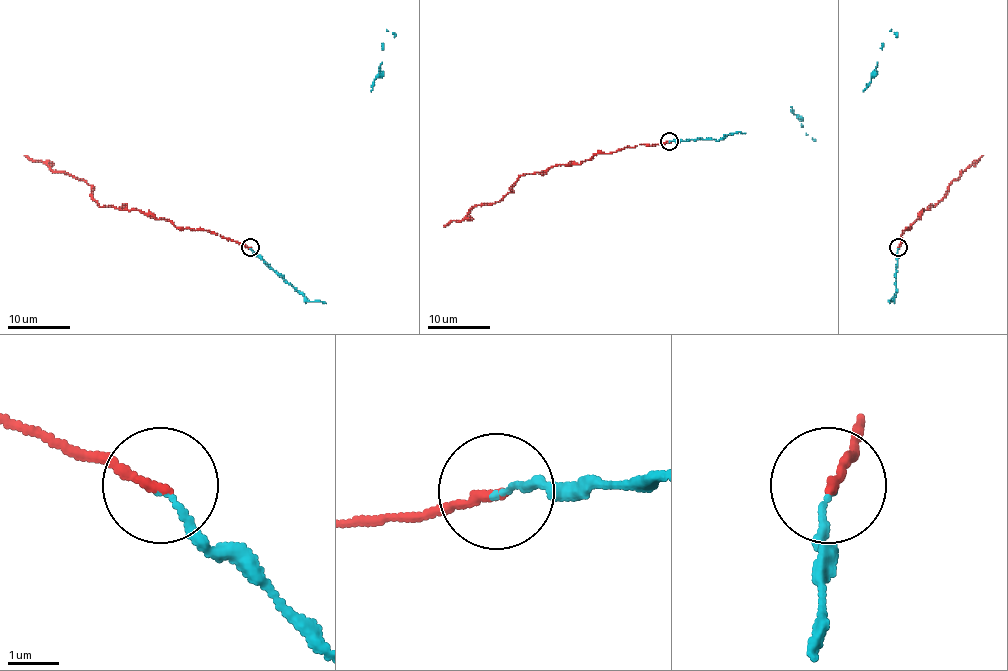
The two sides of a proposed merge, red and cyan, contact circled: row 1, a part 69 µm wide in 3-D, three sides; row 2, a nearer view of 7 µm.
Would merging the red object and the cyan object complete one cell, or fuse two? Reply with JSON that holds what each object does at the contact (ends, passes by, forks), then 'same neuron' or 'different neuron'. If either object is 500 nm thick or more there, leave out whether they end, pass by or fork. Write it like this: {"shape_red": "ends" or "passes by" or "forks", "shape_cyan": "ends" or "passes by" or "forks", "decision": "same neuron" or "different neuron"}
{"shape_red": "ends", "shape_cyan": "ends", "decision": "same neuron"}

